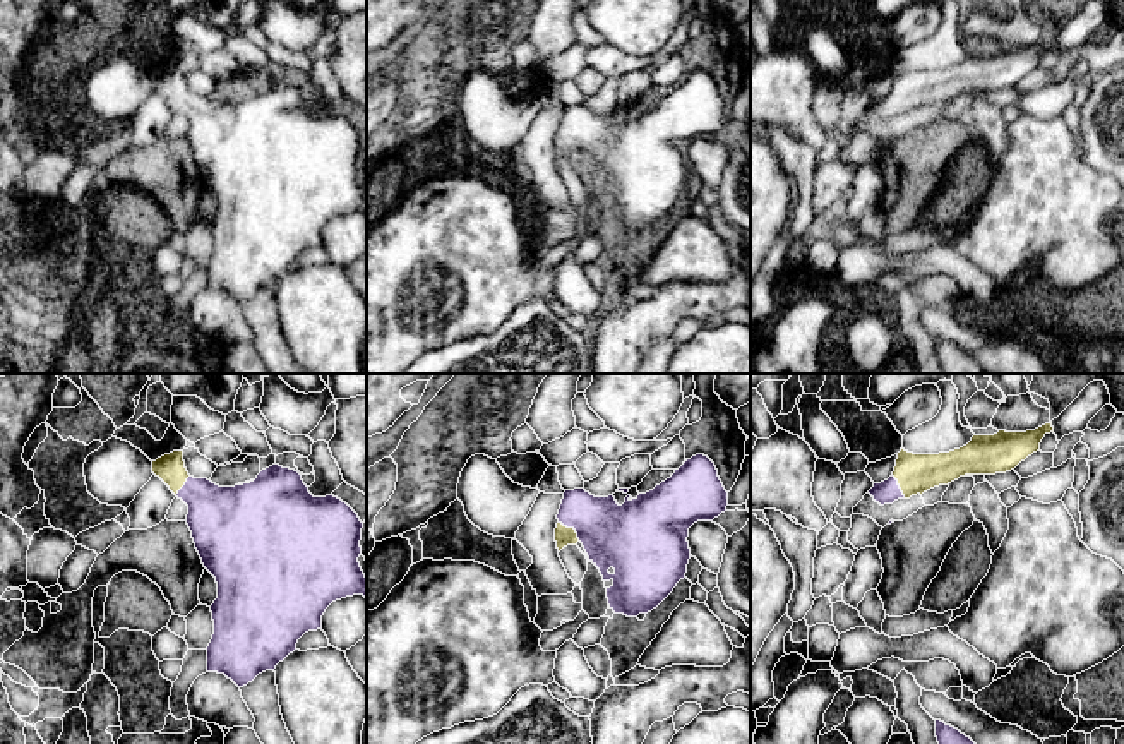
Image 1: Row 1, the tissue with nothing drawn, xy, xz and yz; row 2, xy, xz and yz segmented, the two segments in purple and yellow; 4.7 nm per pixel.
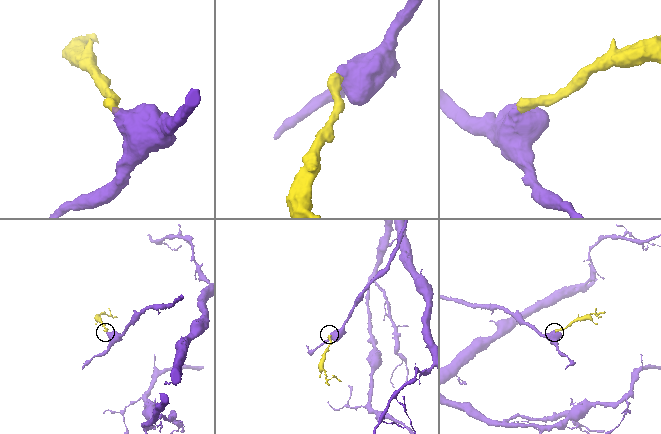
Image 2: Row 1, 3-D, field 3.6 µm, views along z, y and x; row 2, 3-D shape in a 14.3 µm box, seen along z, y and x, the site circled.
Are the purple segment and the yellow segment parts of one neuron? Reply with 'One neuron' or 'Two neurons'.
One neuron

